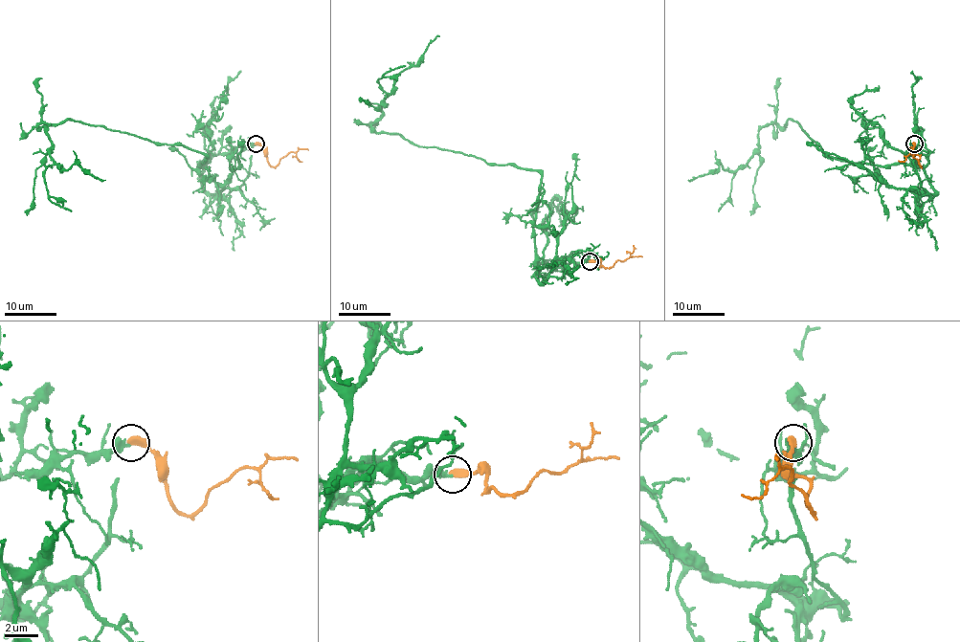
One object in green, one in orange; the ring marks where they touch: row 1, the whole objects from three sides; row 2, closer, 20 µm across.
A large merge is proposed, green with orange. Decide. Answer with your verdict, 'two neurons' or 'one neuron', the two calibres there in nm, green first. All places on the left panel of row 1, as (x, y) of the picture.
one neuron; calibres 360 and 460 nm

